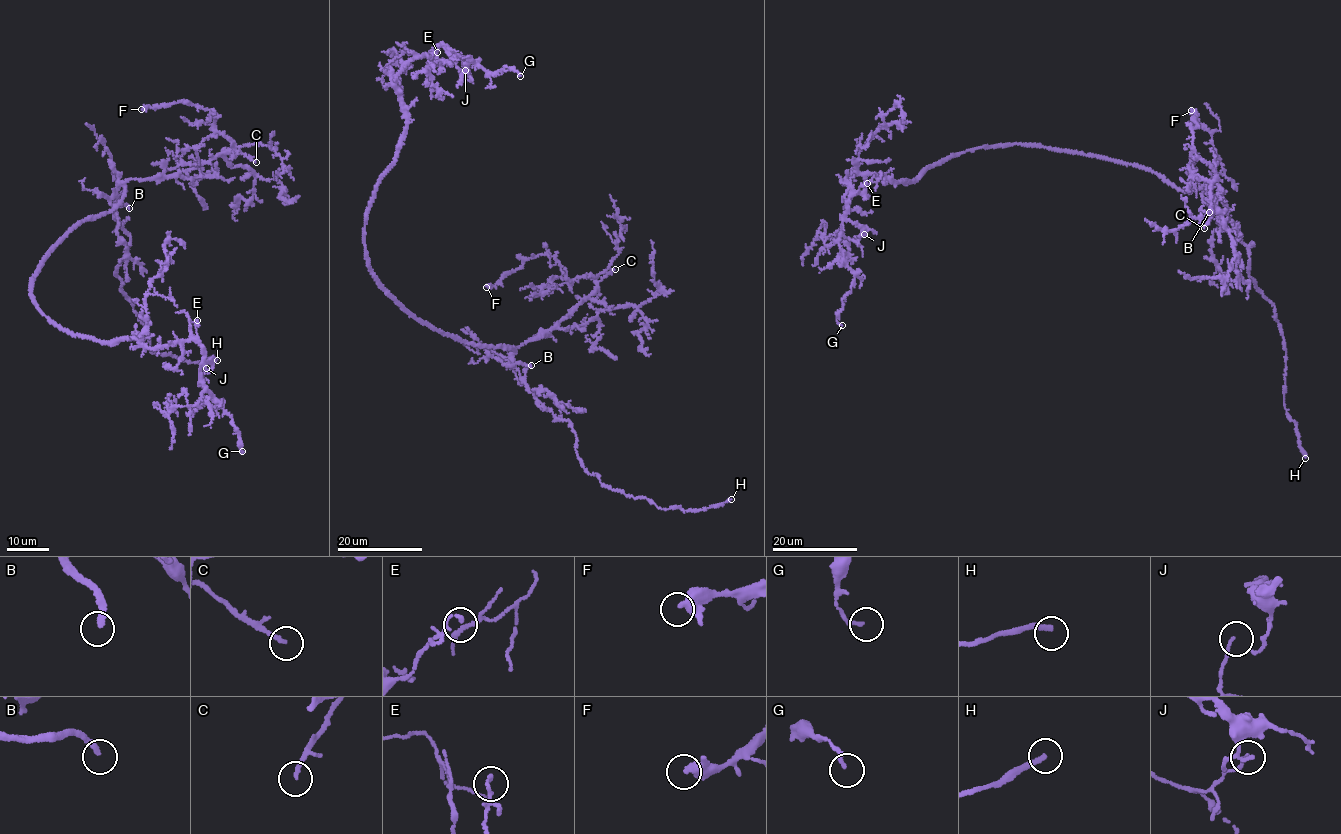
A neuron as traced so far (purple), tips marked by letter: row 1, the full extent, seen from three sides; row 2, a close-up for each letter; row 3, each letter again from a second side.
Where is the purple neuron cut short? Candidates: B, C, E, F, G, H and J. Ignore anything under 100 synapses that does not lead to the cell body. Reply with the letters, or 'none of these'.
B, H

